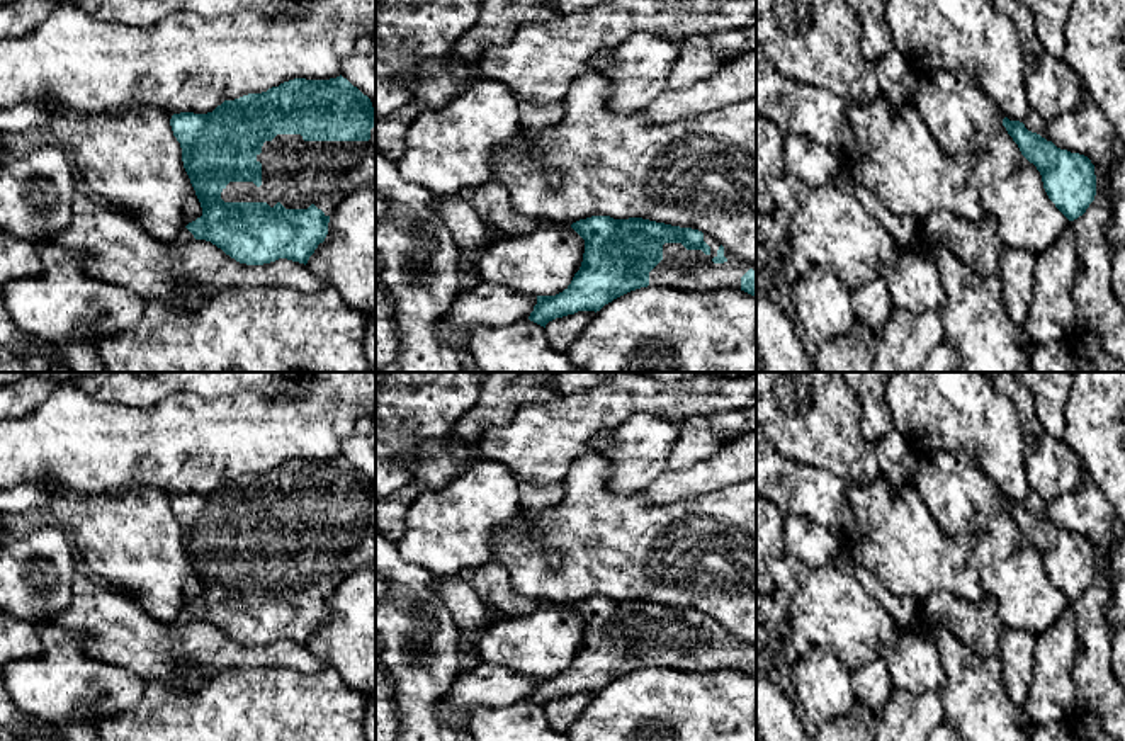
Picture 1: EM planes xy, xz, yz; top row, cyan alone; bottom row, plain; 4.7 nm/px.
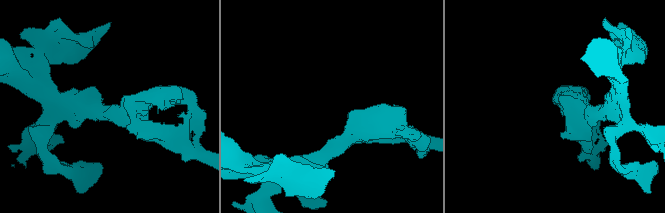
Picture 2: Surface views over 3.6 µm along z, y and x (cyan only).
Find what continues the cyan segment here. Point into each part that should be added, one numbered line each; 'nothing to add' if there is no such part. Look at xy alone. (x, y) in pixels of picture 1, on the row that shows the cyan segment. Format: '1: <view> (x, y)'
1: xy (294, 172)
2: xy (186, 235)

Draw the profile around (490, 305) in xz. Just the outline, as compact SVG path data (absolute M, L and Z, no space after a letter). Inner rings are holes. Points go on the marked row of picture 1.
M481 282L471 292L459 294L442 320L450 331L500 328L530 316L537 296L527 296L503 284Z

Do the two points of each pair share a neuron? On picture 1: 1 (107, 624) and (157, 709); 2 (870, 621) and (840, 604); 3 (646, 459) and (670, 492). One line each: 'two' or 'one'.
1: two
2: one
3: two

